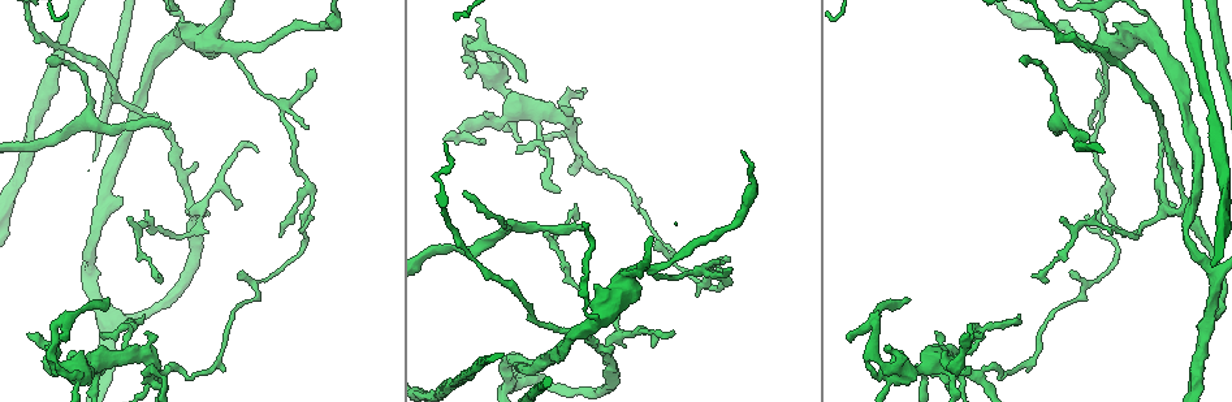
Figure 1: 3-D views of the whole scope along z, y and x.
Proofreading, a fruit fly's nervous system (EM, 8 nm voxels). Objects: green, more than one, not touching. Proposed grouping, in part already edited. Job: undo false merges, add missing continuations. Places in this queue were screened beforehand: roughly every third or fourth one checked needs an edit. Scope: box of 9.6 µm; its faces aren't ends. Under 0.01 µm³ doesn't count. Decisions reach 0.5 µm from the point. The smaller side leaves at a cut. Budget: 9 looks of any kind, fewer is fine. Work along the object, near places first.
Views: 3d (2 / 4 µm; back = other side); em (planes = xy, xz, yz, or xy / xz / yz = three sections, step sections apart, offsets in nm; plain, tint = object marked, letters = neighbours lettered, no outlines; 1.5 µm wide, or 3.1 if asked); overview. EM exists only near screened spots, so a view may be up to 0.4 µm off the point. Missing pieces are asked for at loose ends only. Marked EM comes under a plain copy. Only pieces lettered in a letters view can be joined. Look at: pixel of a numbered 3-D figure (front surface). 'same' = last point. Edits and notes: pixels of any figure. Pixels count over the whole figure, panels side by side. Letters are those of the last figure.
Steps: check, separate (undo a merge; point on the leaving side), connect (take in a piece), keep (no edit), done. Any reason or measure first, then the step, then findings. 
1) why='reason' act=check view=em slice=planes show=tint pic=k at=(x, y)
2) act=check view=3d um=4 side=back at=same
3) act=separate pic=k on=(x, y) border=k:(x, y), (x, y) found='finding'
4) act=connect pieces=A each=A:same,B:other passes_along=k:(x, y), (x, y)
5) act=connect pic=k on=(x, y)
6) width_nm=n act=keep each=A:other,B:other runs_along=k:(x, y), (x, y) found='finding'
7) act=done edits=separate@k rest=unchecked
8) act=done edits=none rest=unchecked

why='free end' act=check view=3d um=2 pic=1 at=(1173, 206)

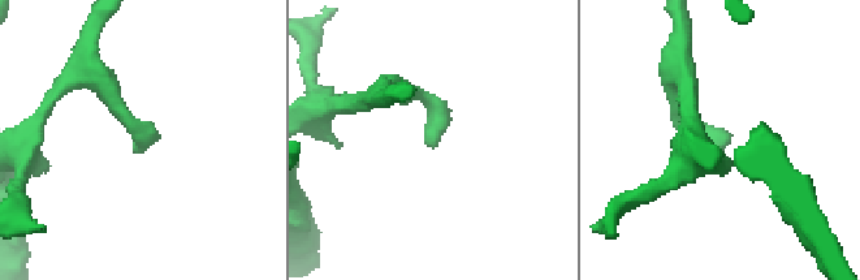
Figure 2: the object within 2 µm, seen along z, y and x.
why='shape alone is not enough' act=check view=em slice=xz step=4 show=tint pic=2 at=(429, 144)

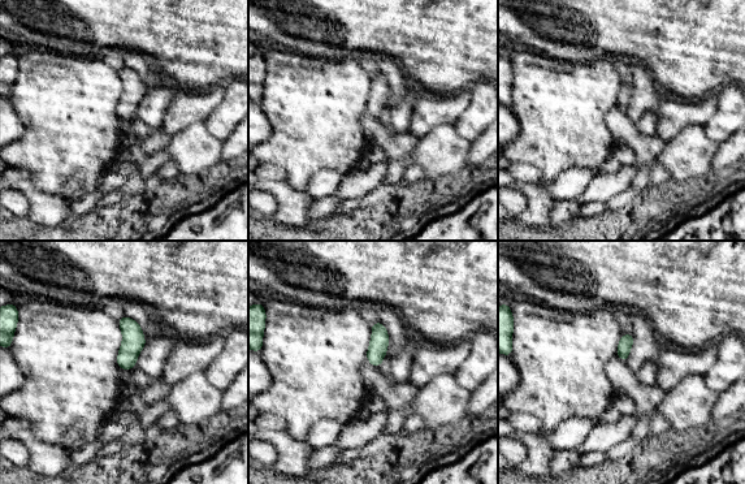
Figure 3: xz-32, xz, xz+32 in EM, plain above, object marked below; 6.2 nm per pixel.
act=check view=em slice=xz step=4 show=letters at=same

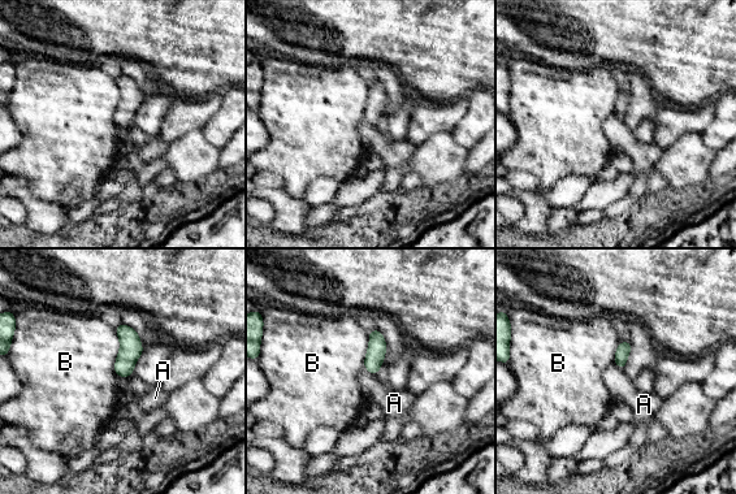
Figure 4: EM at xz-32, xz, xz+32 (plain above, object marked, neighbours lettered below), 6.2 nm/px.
act=keep each=A:other,B:other border=4:(116, 375), (128, 378) found='no lettered piece goes on from it'

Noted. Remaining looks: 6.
why='two arms at a narrow angle' act=check view=em slice=yz step=8 show=tint pic=1 at=(625, 275)

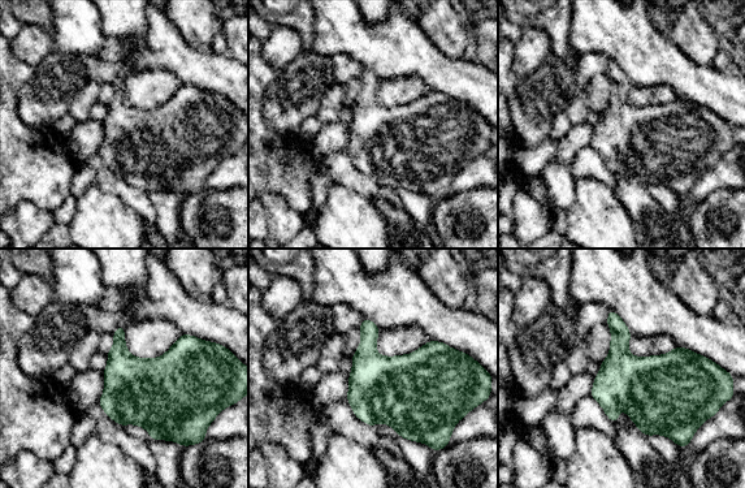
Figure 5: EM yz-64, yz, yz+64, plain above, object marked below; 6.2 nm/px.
why='another direction' act=check view=em slice=planes show=letters at=same

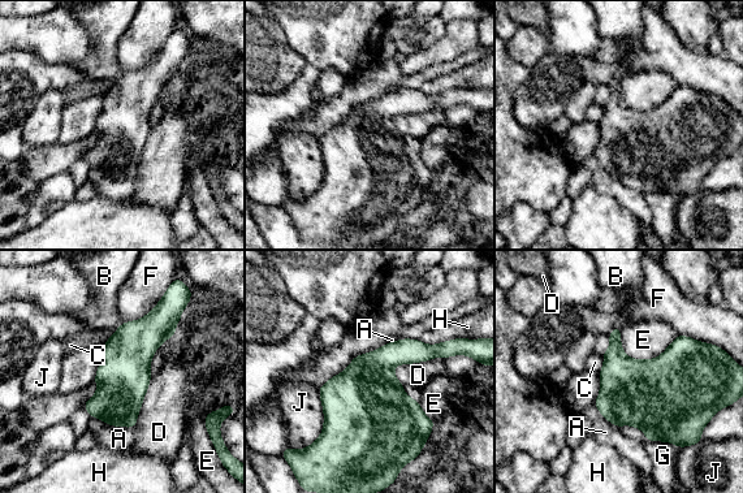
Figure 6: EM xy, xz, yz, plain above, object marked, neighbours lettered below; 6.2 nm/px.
longest_contact=E:360nm act=keep each=A:other,B:other,C:other,D:other,E:other,F:other,G:other,H:other,J:other border=6:(603, 355), (603, 367), (597, 372) found='one neuron here'

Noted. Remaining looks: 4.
why='tapers out' act=check view=em slice=planes show=letters pic=1 at=(244, 272)

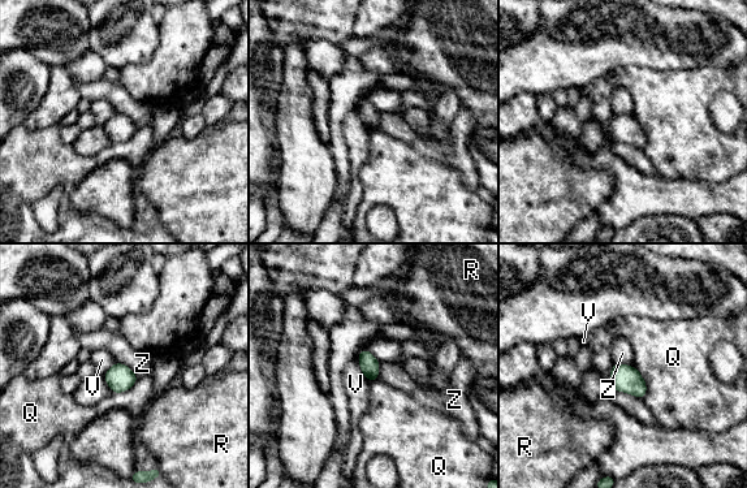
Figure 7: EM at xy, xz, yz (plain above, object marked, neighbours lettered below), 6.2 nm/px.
longest_contact=Q:220nm act=keep each=Q:other,R:other,V:other,Z:other found='none of them fits'

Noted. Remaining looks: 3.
why='abrupt turn' act=check view=3d um=2 pic=1 at=(874, 356)

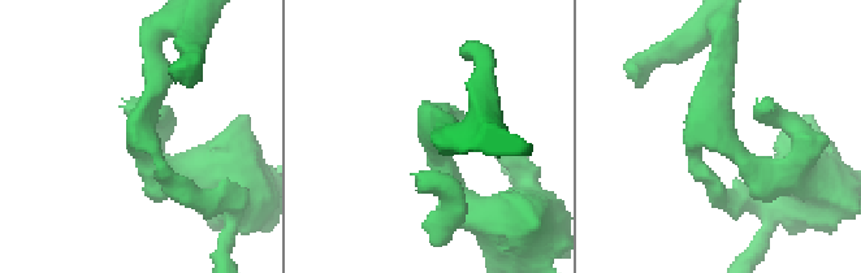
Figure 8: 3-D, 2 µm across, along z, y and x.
arm_widths_nm=190,360 why='need the tissue' act=check view=em slice=planes show=letters pic=8 at=(142, 145)

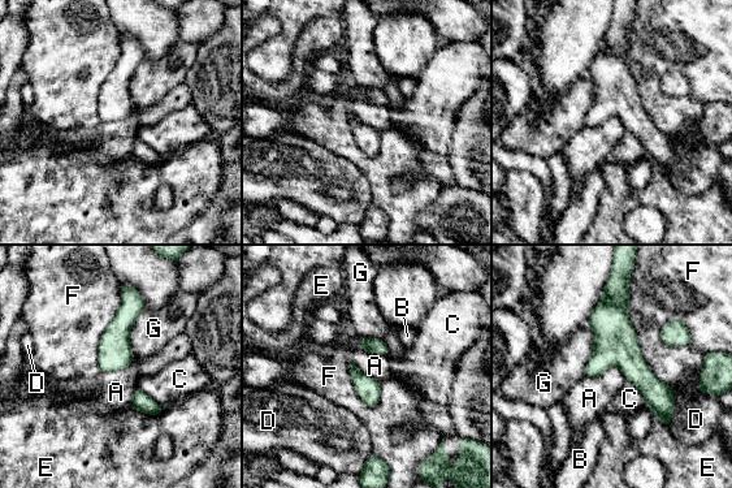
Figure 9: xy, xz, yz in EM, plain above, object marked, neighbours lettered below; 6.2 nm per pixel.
width_nm=150 act=keep each=A:other,B:other,C:other,D:other,E:other,F:other,G:other border=9:(626, 378), (609, 366), (585, 379) found='all the same neuron'

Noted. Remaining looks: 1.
act=done edits=none rest=unchecked

